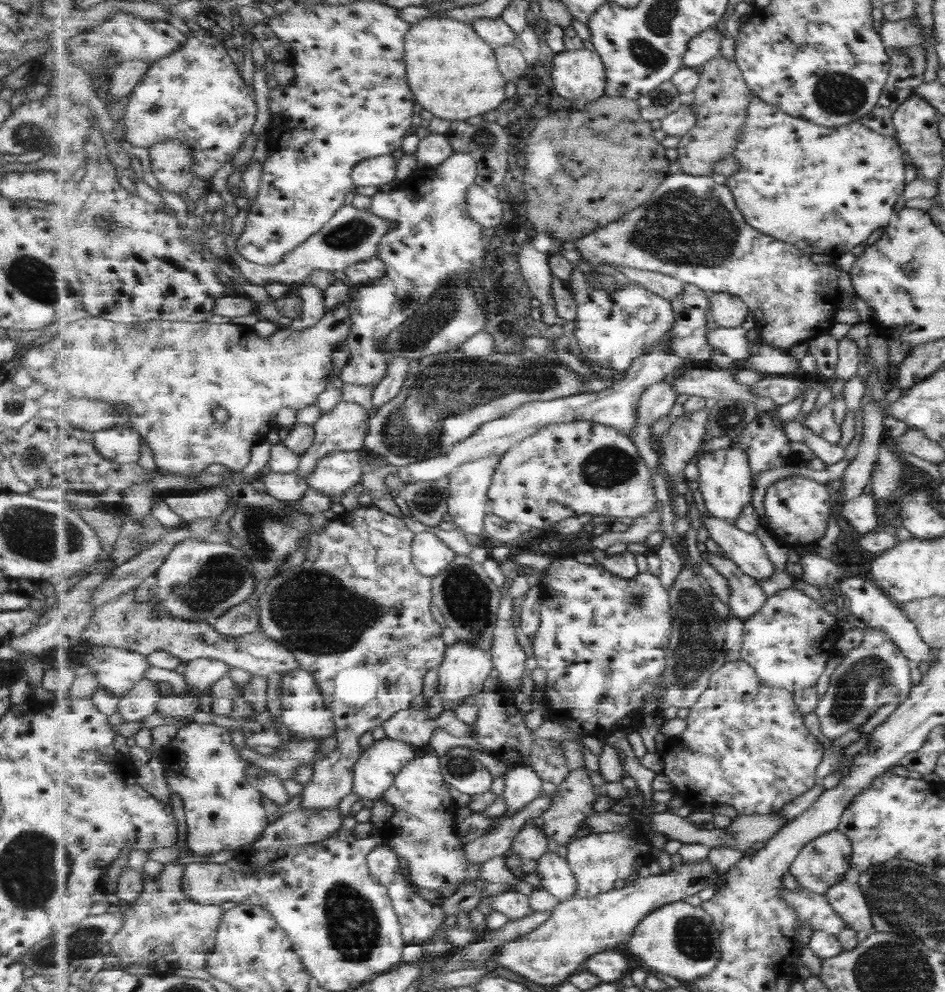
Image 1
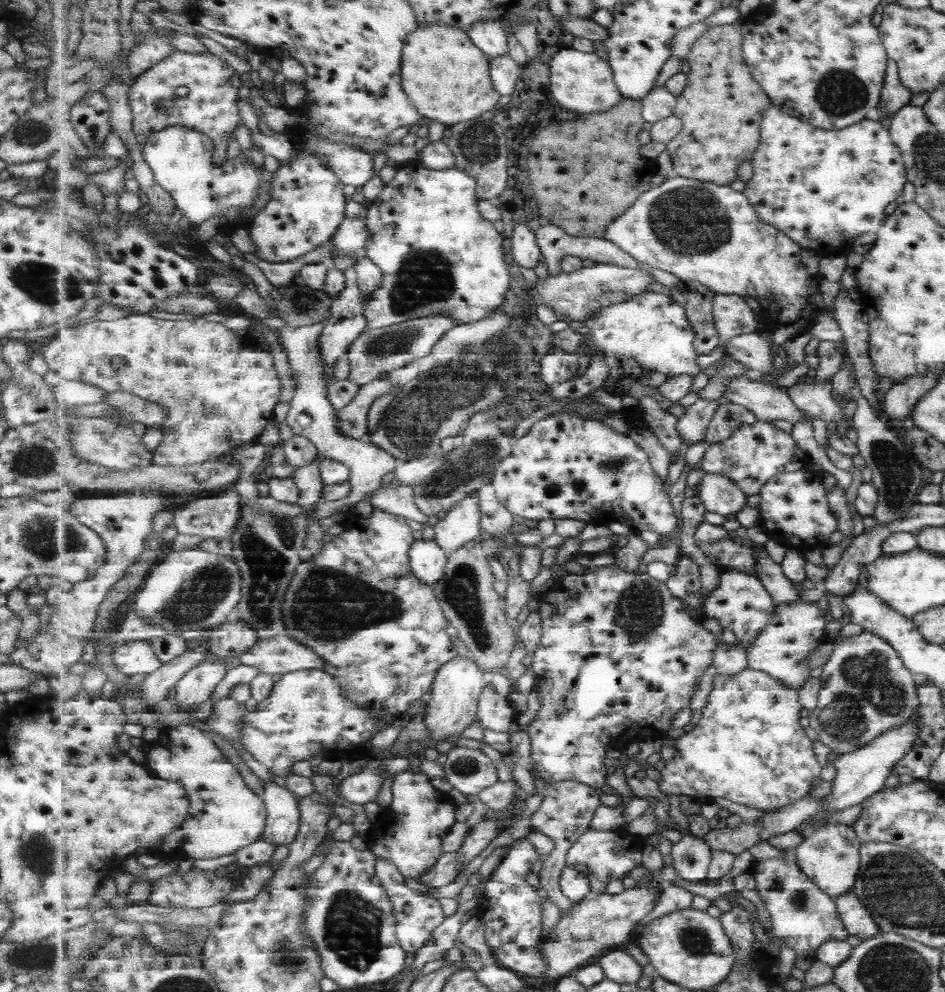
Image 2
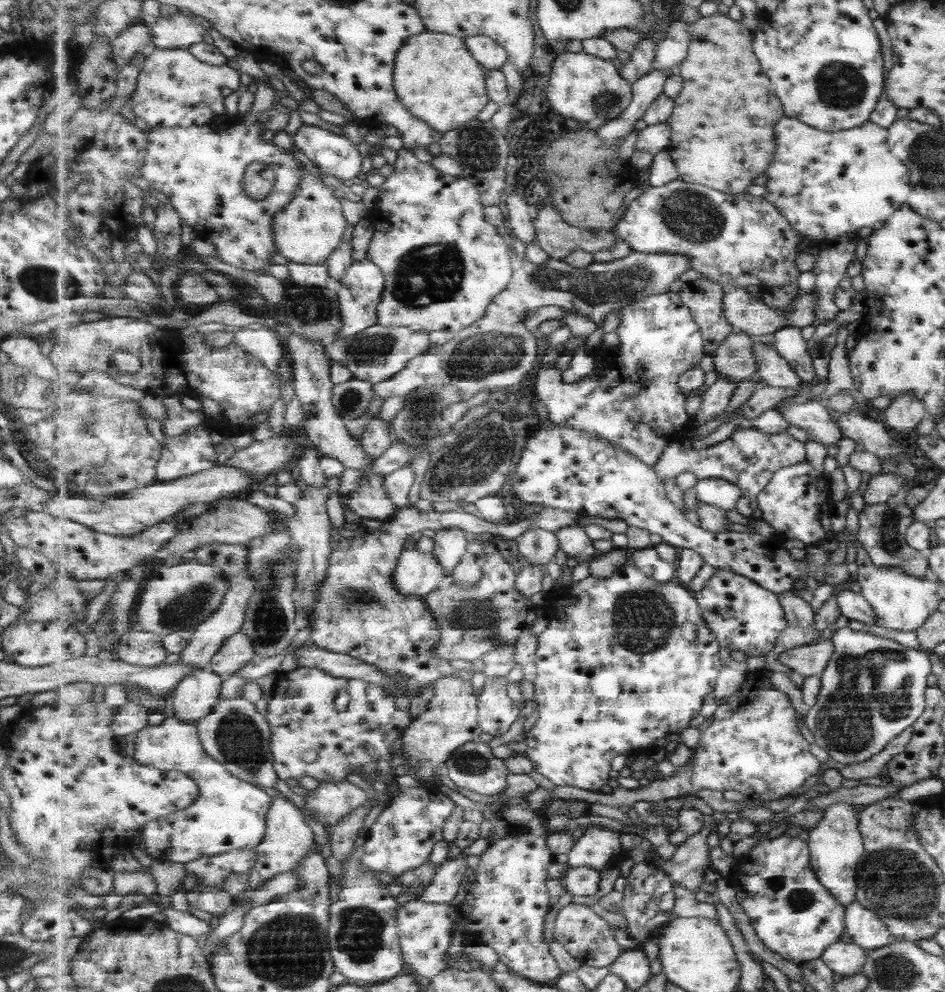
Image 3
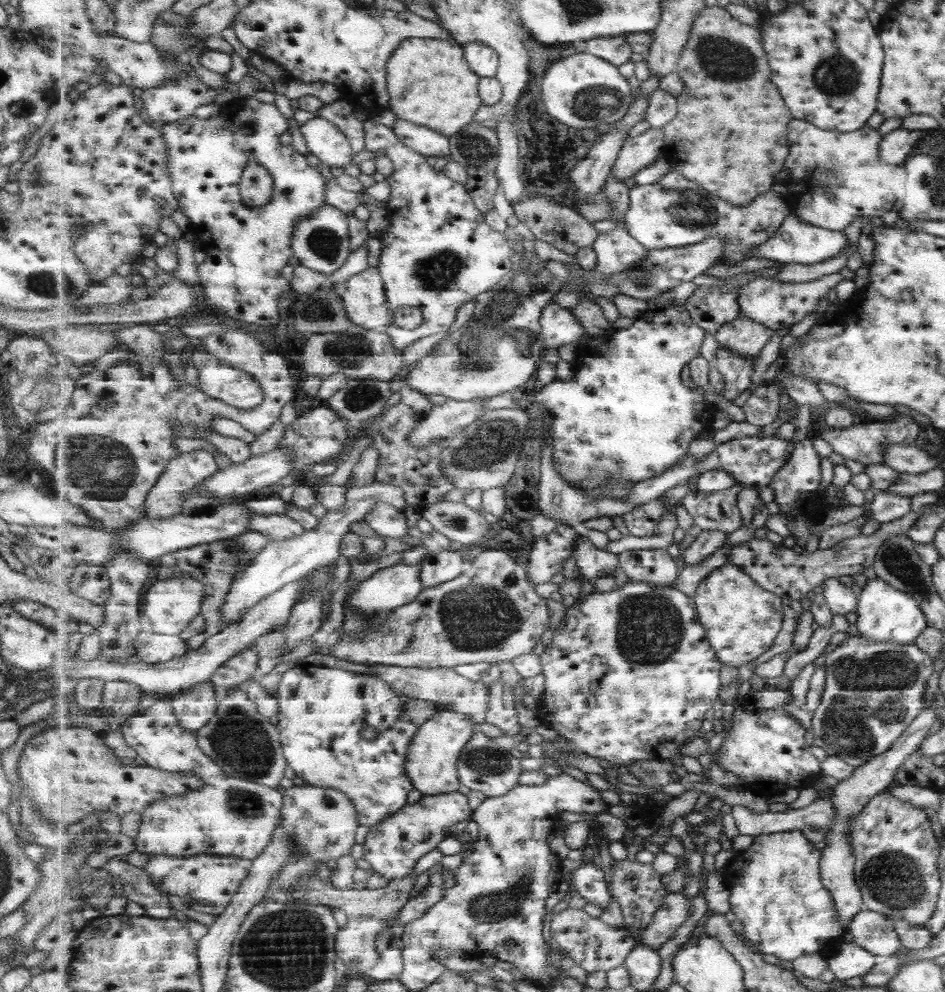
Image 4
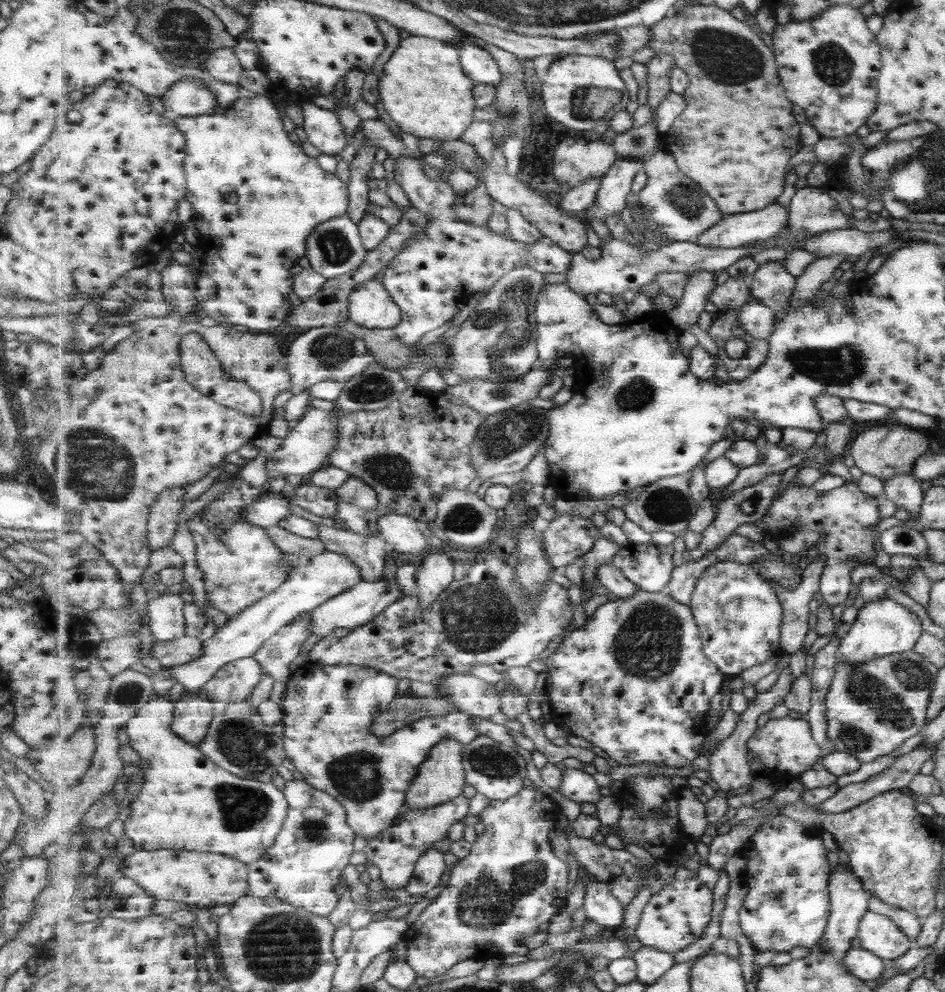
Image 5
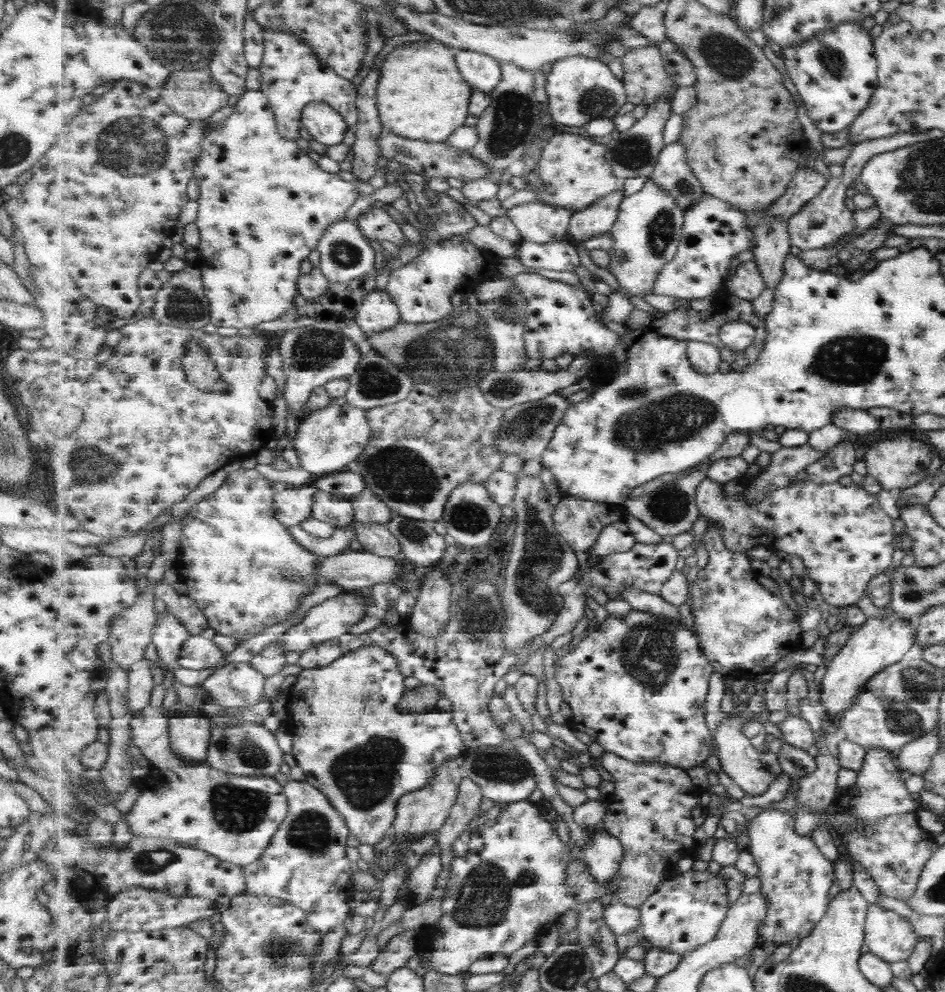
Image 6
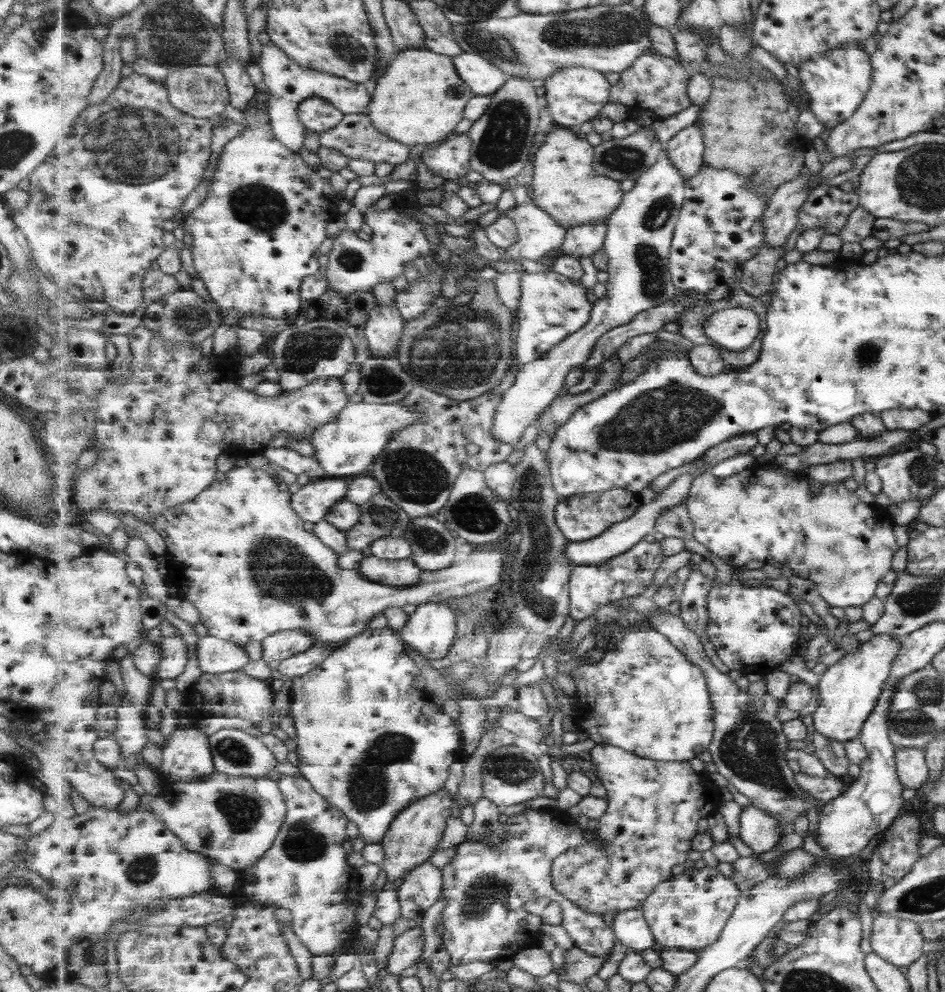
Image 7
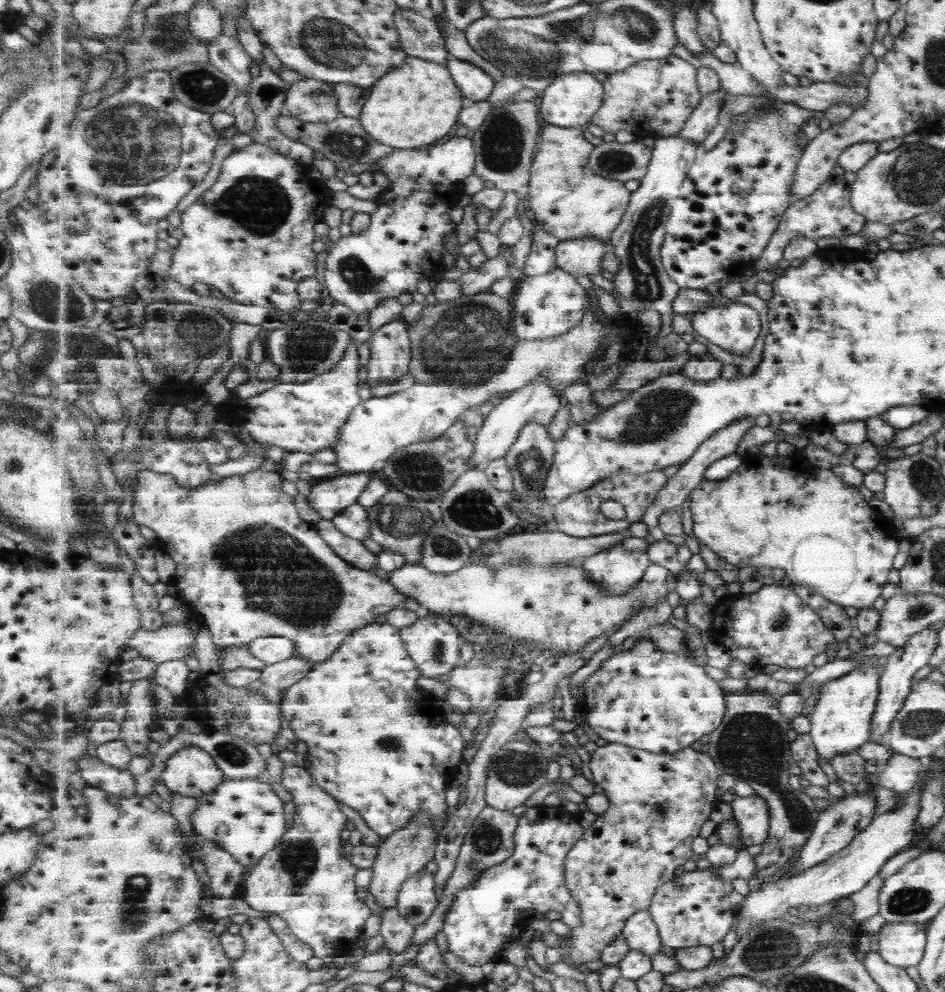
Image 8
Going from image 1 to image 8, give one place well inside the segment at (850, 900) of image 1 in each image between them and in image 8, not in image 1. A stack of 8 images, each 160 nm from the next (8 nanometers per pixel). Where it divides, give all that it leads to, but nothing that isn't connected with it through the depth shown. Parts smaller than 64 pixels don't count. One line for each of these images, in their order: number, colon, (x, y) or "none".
2: (857, 919)
3: (866, 929)
4: (873, 931)
5: (877, 933)
6: (889, 936)
7: (897, 940)
8: (901, 944)

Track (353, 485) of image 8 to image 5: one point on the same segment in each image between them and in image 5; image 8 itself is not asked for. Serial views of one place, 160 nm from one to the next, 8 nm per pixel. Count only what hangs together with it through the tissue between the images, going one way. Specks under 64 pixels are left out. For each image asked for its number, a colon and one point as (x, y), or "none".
5: (270, 509)
6: (292, 506)
7: (312, 501)

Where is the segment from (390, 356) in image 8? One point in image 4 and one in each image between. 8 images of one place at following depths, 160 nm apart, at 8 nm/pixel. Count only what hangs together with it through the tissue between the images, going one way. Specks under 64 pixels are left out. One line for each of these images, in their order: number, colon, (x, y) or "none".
4: (364, 295)
5: (371, 305)
6: (378, 312)
7: (384, 331)

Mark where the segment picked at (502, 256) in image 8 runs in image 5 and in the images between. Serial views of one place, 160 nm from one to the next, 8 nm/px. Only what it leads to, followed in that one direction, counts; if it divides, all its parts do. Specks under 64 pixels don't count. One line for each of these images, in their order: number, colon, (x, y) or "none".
5: (576, 201)
6: (541, 222)
7: (539, 232)

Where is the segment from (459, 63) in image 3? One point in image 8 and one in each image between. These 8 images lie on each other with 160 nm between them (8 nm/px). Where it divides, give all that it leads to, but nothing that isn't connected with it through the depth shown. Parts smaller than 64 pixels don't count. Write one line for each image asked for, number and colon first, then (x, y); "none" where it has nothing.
4: (431, 84)
5: (423, 88)
6: (422, 95)
7: (420, 99)
8: (415, 105)

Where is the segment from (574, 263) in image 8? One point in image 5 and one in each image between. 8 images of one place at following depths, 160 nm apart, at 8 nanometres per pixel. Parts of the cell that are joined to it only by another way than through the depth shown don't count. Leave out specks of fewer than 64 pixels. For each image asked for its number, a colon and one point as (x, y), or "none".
5: (616, 185)
6: (599, 218)
7: (586, 240)

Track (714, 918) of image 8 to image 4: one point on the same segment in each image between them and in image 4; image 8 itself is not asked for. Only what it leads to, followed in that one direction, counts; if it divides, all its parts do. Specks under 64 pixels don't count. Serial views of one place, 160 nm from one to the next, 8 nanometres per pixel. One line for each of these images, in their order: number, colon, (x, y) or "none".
4: (675, 909)
5: (676, 916)
6: (688, 909)
7: (690, 911)

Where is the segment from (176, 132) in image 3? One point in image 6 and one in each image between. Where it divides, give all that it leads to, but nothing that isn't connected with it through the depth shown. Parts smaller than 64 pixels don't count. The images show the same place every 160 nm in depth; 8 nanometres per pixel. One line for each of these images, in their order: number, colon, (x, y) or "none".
4: (246, 249)
5: (256, 196)
6: (264, 205)

